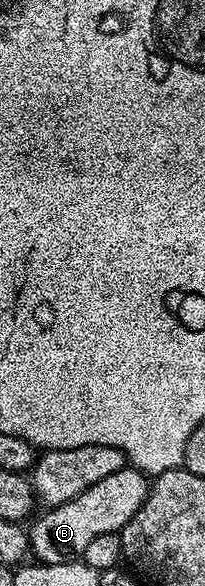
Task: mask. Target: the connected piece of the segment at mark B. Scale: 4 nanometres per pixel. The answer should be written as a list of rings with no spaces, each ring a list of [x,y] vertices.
[[[126,466],[102,482],[94,482],[90,490],[78,494],[78,498],[67,500],[57,508],[49,508],[31,521],[32,528],[27,529],[30,552],[42,564],[70,564],[83,557],[86,546],[98,534],[119,533],[120,529],[138,514],[142,502],[146,502],[150,480],[140,469]]]

